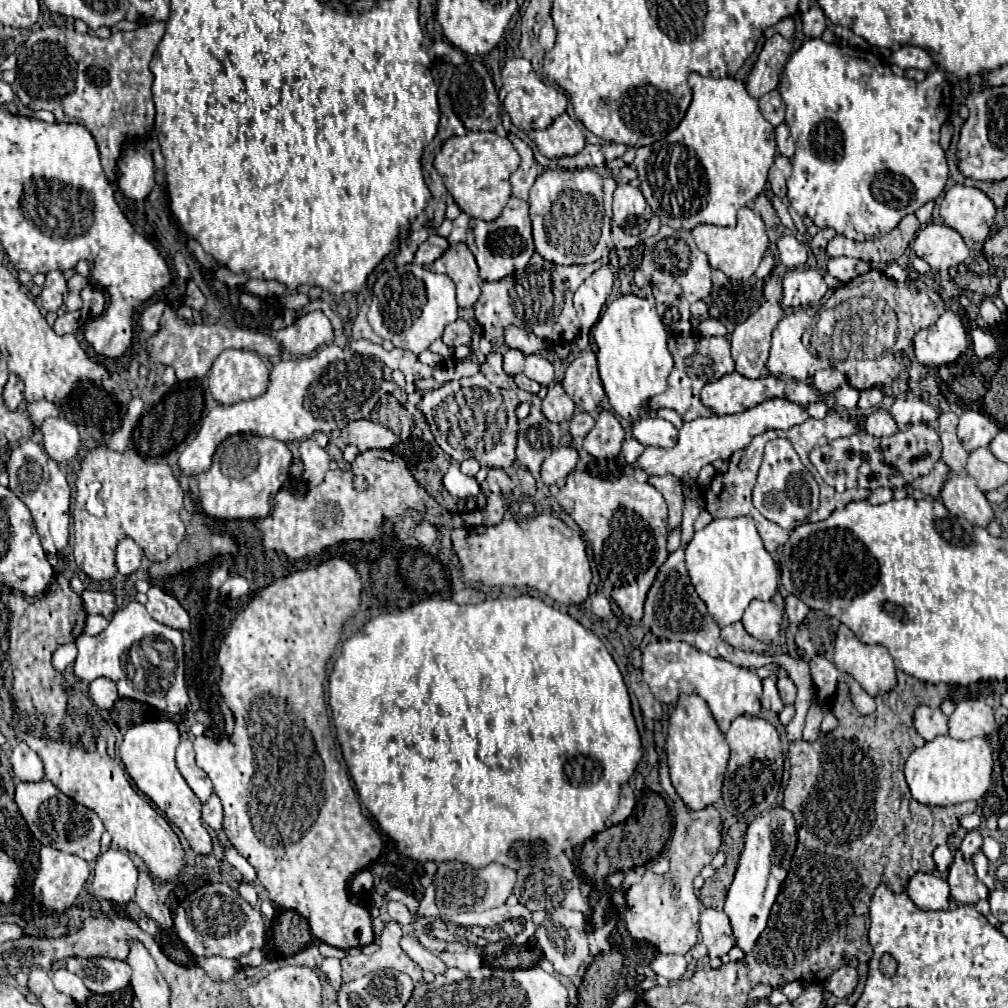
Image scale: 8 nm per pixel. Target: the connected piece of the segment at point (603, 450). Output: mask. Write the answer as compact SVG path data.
M602 410L596 418L594 428L584 438L584 450L592 454L596 460L604 462L620 454L622 442L624 442L624 428L620 426L620 422L612 412Z

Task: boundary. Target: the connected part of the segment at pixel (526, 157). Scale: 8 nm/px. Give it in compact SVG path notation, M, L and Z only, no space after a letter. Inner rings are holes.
M508 134L508 138L512 140L514 148L518 150L522 162L520 162L520 168L510 176L510 184L512 184L512 194L522 198L522 200L528 200L528 190L532 188L536 176L538 176L538 162L534 160L532 156L532 148L522 142L518 136L514 134Z

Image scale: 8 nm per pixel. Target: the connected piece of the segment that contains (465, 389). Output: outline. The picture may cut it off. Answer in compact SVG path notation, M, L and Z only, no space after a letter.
M482 372L462 378L460 390L452 394L452 386L444 384L438 390L422 394L418 410L426 418L436 444L454 460L462 462L466 458L476 458L482 466L508 470L514 464L516 450L516 408L518 396L514 390L496 388Z

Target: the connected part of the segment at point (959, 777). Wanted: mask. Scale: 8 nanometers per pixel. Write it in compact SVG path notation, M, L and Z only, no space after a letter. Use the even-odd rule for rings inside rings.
M936 736L922 748L916 748L906 760L906 782L912 798L928 806L950 806L982 798L990 788L992 748L986 738L954 740L950 736Z

